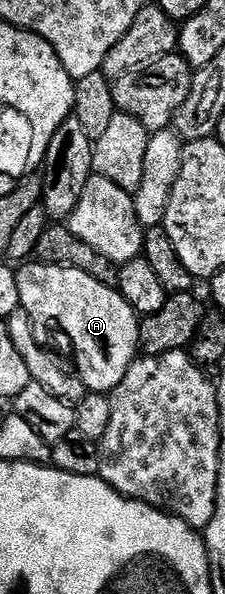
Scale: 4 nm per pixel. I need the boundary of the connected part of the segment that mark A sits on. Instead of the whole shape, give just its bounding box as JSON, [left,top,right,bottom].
[16,262,141,393]

